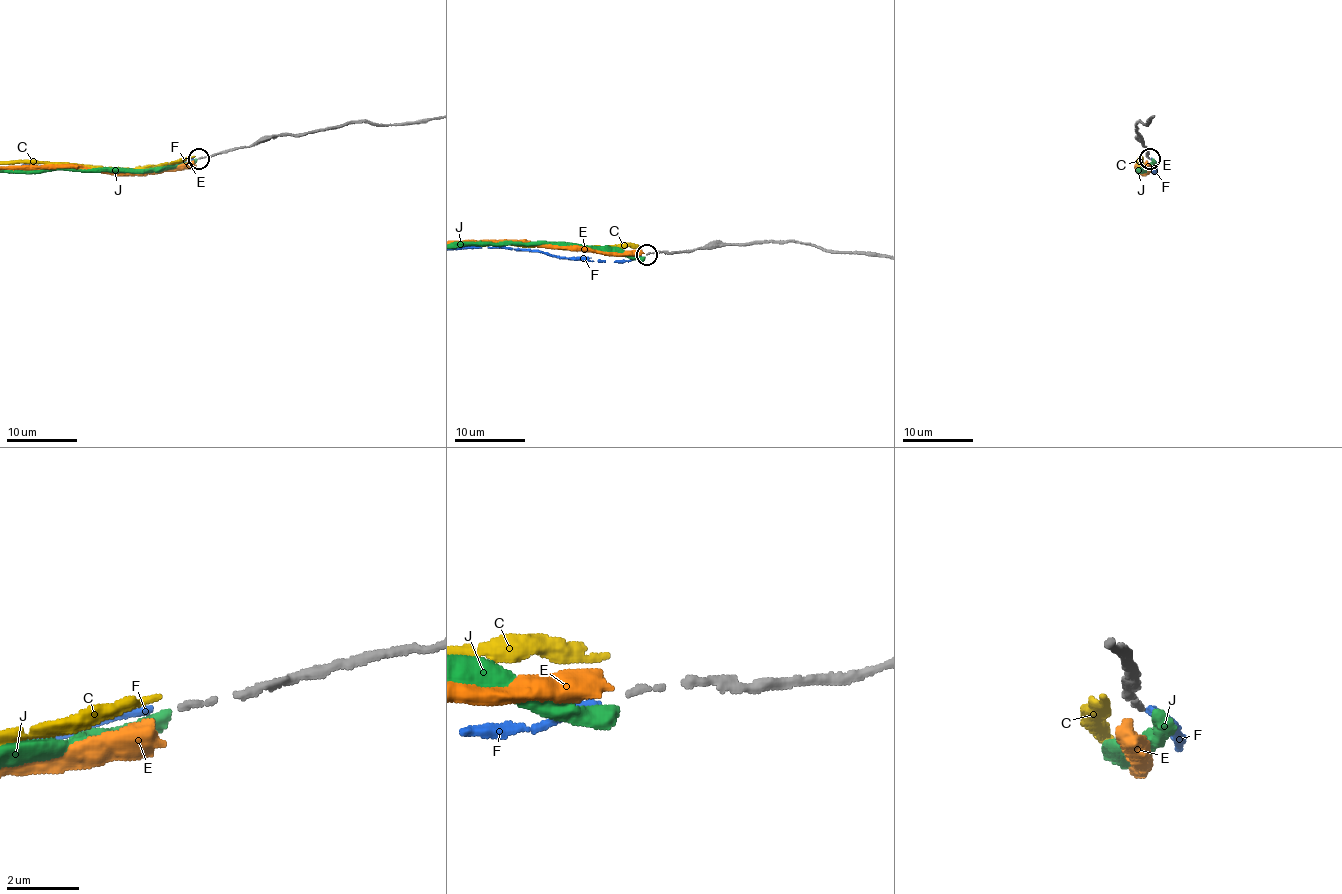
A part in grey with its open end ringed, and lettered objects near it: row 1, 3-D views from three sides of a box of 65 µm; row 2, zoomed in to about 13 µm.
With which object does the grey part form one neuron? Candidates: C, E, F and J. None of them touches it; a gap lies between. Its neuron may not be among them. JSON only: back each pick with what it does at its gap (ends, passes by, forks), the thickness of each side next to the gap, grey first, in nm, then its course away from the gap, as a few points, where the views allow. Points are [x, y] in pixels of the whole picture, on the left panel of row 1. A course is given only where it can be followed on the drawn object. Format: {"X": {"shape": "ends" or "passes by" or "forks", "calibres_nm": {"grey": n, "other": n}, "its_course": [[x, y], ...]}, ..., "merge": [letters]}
{"F": {"shape": "ends", "calibres_nm": {"grey": 170, "other": 220}}, "merge": ["F"]}

